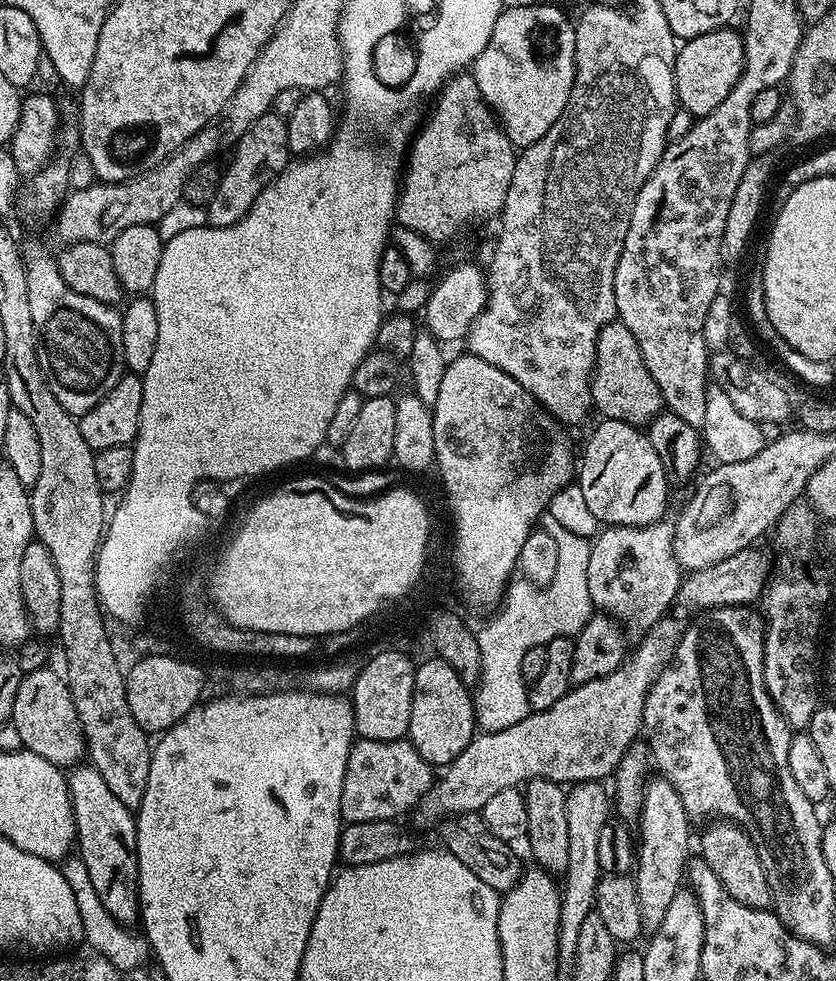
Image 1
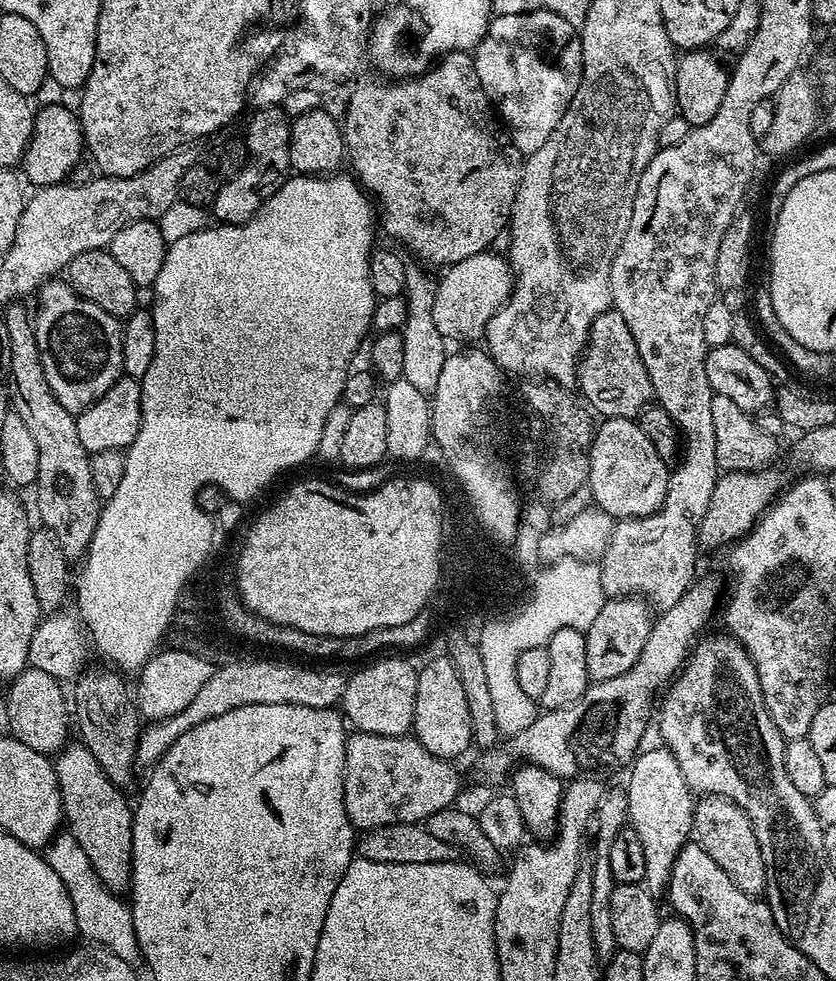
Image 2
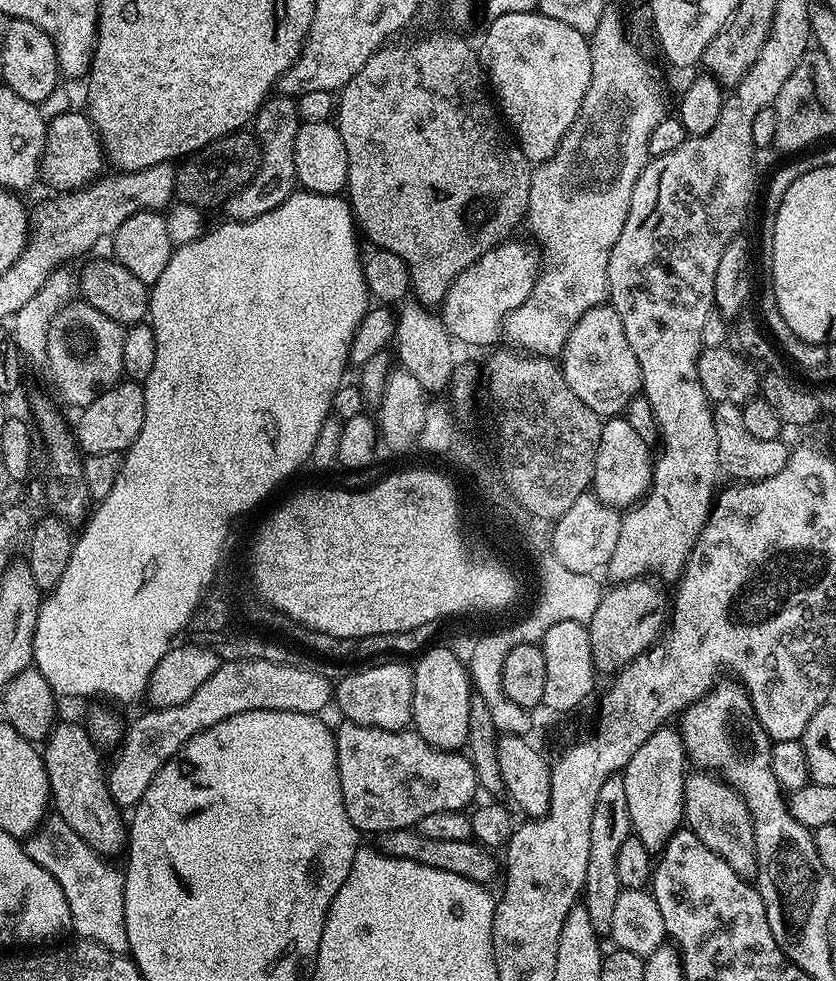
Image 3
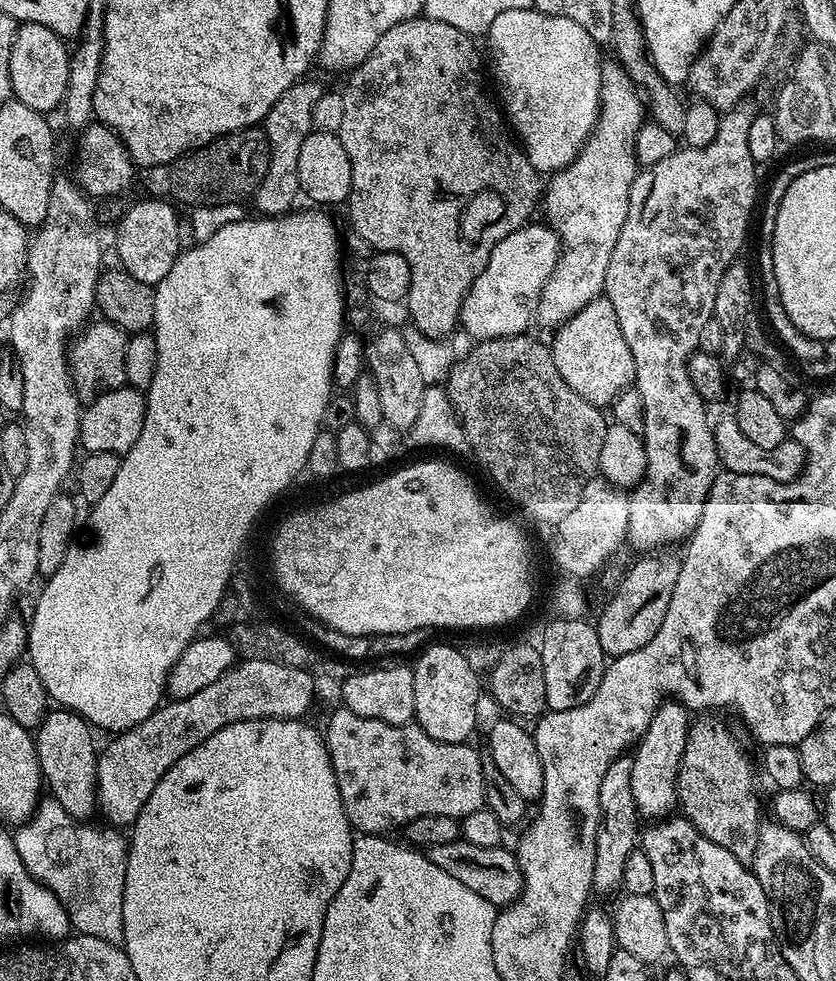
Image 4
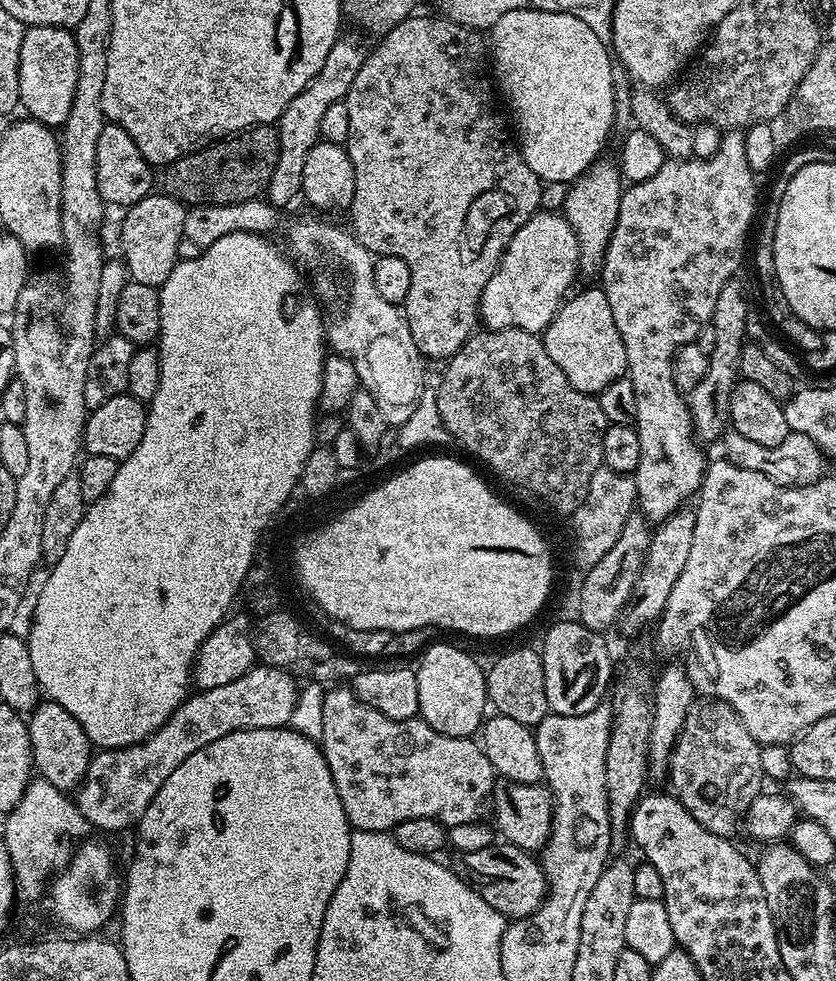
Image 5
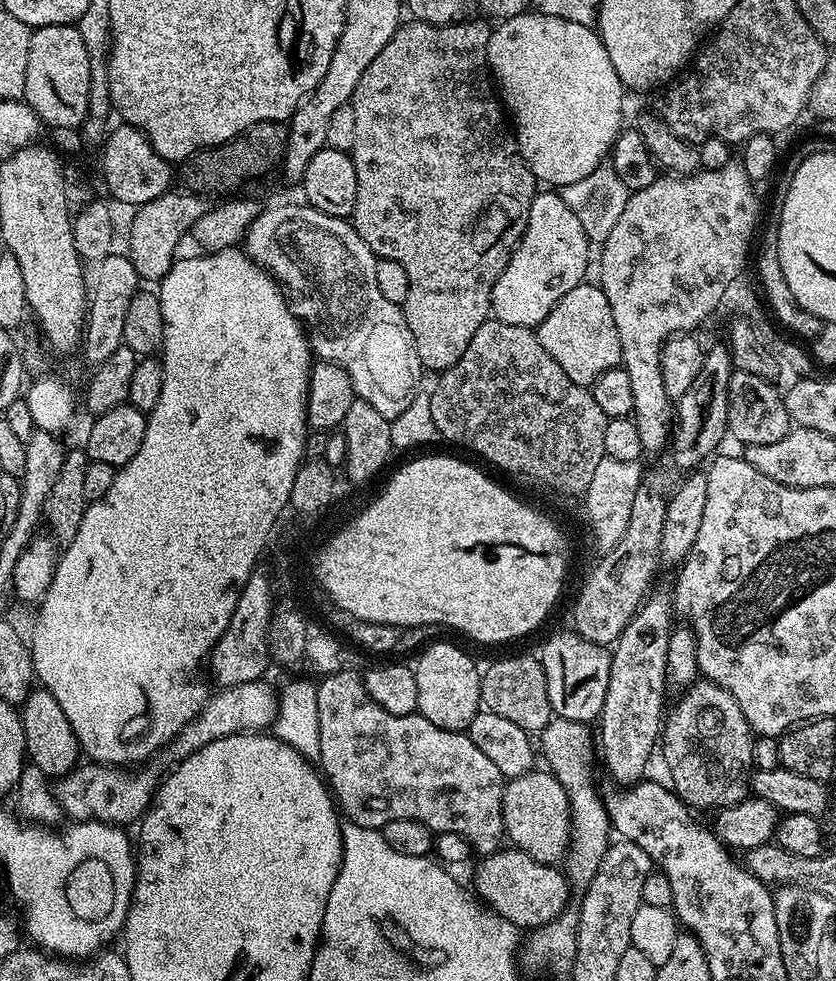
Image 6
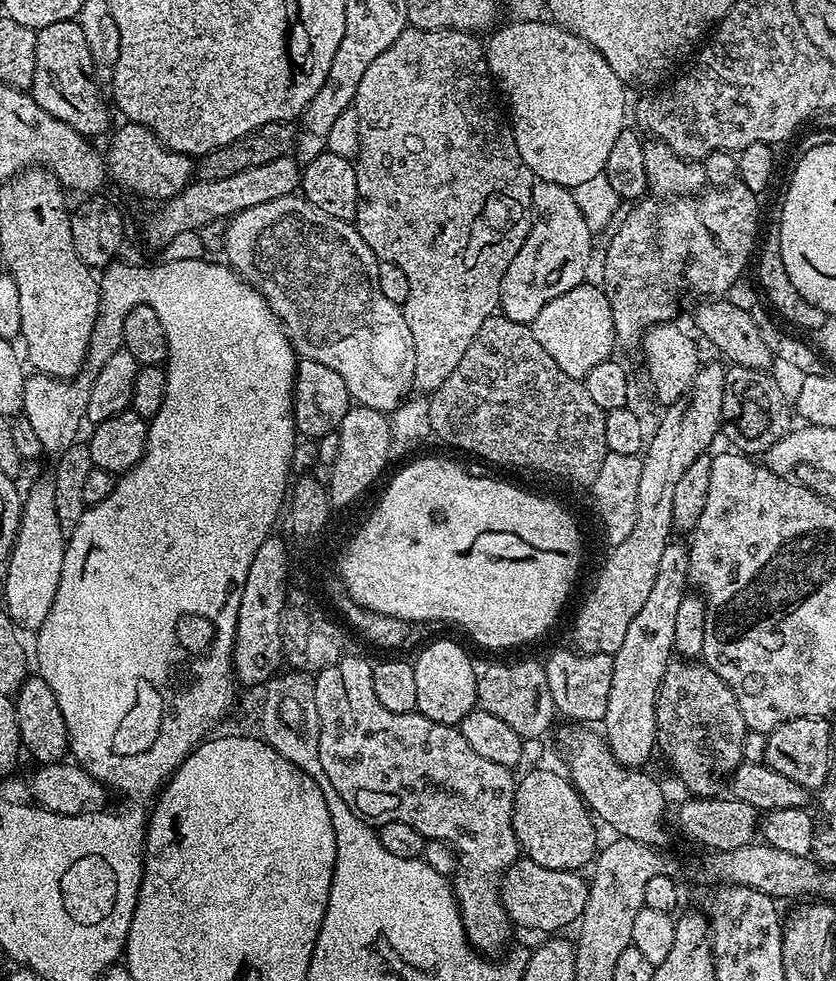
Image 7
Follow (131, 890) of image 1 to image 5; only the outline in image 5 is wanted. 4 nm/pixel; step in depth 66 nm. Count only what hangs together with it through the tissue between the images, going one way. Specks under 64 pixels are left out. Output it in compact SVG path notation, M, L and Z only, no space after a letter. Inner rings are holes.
M45 699L30 713L27 722L35 771L62 792L68 794L79 789L92 761L94 746L88 741L86 730L78 718L74 718L66 706L58 706L58 702Z

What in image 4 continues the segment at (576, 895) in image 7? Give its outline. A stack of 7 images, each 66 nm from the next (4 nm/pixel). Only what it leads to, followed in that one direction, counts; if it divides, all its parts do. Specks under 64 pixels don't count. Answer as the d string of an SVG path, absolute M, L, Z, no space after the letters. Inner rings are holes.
M458 838L454 842L428 848L426 855L430 862L434 862L434 866L439 866L441 870L446 870L446 874L458 878L462 886L470 886L474 894L482 894L482 898L486 898L486 902L491 904L513 904L524 889L524 875L520 873L516 853L511 847L474 846L463 838Z

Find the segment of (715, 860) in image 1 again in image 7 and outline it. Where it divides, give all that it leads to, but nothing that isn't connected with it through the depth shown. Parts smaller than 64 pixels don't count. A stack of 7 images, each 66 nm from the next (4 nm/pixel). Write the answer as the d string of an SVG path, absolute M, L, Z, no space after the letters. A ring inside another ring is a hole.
M676 658L668 665L656 699L656 747L672 763L676 776L689 788L693 797L715 796L725 791L738 765L745 763L744 735L749 728L744 725L738 698L730 686L710 666L692 658Z

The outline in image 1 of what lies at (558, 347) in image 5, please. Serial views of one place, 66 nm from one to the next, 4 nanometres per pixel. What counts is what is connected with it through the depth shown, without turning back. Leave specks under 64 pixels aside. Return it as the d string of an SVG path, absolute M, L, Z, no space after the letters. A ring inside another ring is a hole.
M619 322L605 324L596 339L596 371L592 374L592 402L595 411L609 420L647 426L664 408L658 382L650 378L646 362L634 342L634 334Z

